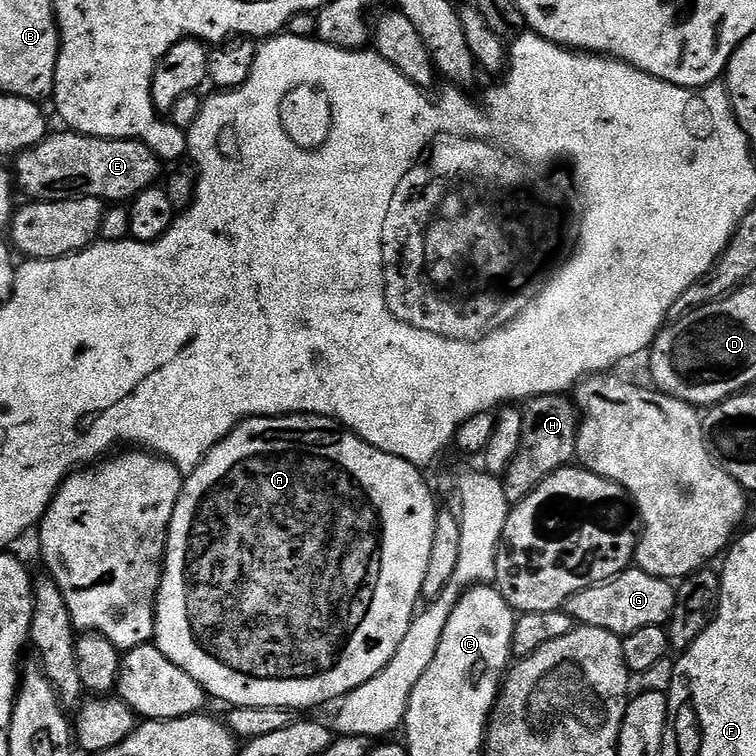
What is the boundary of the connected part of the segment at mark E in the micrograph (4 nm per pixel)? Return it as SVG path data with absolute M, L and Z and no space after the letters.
M63 130L53 131L34 147L15 157L16 172L14 180L32 202L51 202L53 200L71 200L78 196L89 196L105 202L131 202L142 190L153 187L160 176L162 162L150 150L143 139L139 140L107 140L97 136L83 136L80 132Z

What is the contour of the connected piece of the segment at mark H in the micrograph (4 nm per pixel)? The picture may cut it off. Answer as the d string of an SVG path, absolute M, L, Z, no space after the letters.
M555 392L533 396L523 405L522 446L514 454L514 462L504 471L502 481L510 504L522 502L550 474L569 467L577 459L576 447L580 433L580 411L571 395Z

